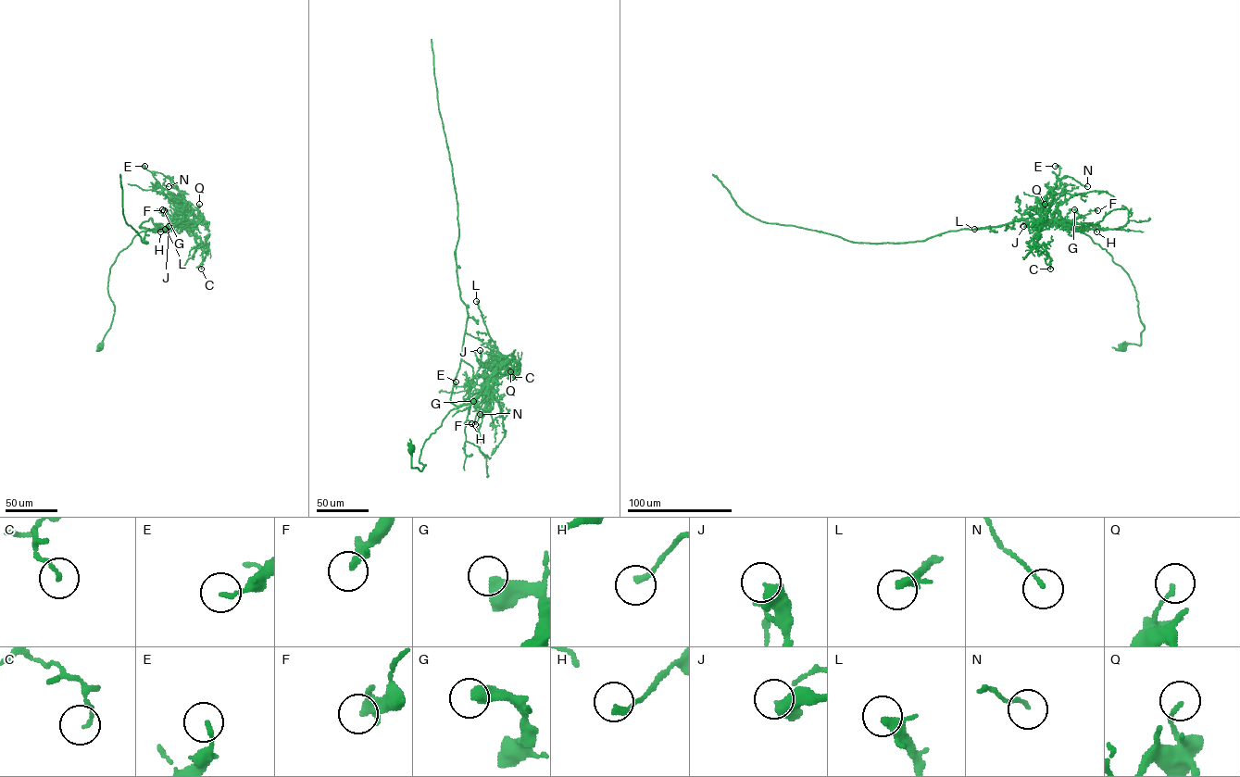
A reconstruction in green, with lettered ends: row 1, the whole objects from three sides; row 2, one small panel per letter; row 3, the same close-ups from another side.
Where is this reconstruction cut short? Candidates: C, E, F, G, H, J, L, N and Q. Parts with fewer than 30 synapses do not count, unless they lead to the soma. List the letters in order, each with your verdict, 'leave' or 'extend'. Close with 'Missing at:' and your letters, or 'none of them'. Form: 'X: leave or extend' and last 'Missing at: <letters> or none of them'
C: leave
E: leave
F: leave
G: leave
H: leave
J: leave
L: leave
N: leave
Q: leave
Missing at: none of them

